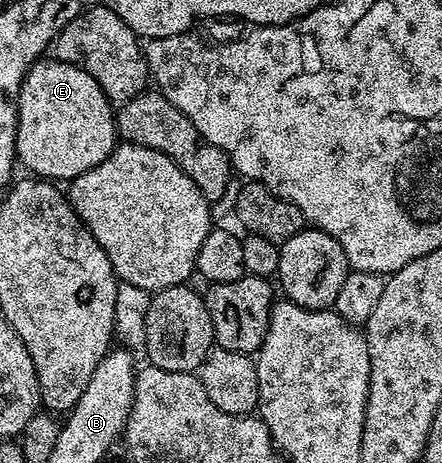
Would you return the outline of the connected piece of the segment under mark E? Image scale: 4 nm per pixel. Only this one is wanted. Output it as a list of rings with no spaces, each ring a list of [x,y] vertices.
[[[38,59],[34,65],[27,71],[27,75],[21,84],[19,91],[19,99],[17,100],[17,161],[25,164],[30,169],[32,176],[37,179],[48,179],[54,183],[68,183],[74,177],[83,175],[83,171],[91,171],[91,167],[99,167],[99,163],[103,163],[103,159],[107,159],[107,155],[111,155],[111,151],[117,148],[119,138],[117,135],[117,118],[115,116],[114,102],[109,102],[110,94],[103,88],[98,78],[92,77],[87,70],[81,69],[78,65],[72,65],[66,61],[58,61],[56,59]]]

